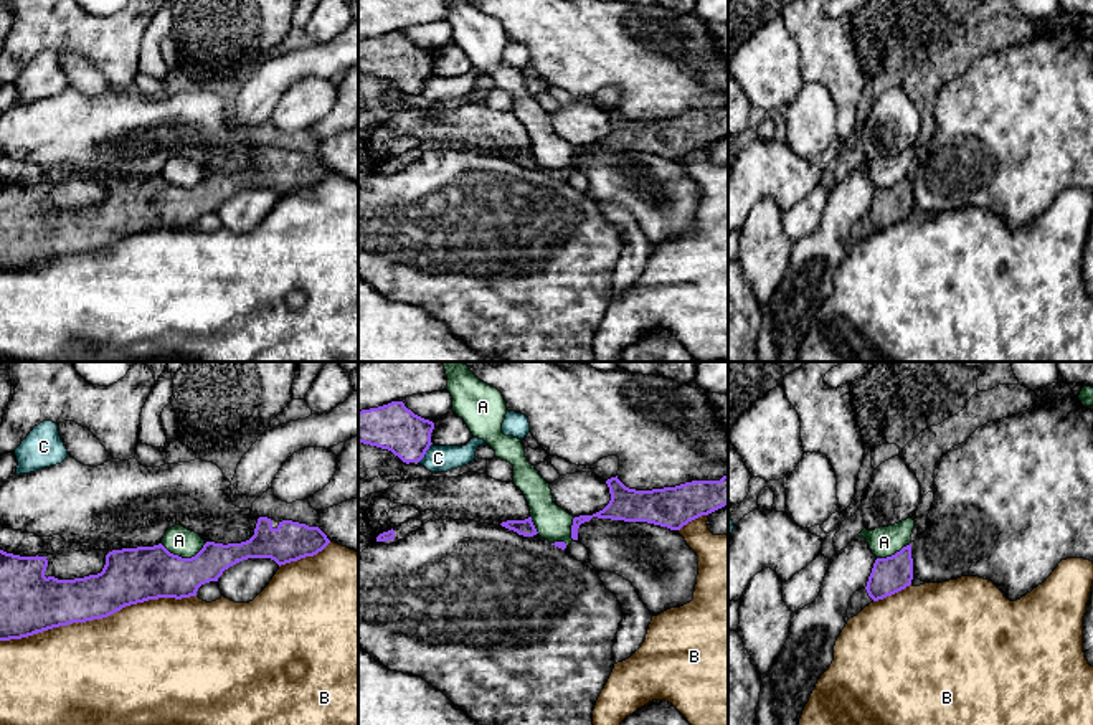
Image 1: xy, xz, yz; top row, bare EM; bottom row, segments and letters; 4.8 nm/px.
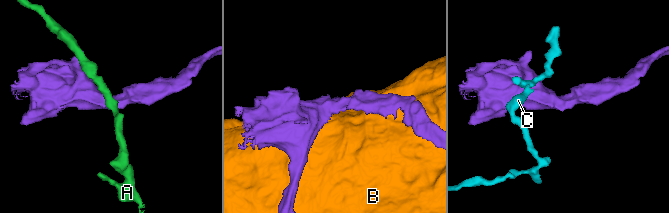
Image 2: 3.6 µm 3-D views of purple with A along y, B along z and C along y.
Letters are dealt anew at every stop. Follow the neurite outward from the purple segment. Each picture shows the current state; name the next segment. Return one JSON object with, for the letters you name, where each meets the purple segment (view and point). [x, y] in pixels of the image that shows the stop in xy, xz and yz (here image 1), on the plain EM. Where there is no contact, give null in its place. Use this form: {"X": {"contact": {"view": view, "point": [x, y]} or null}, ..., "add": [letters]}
{"add": []}

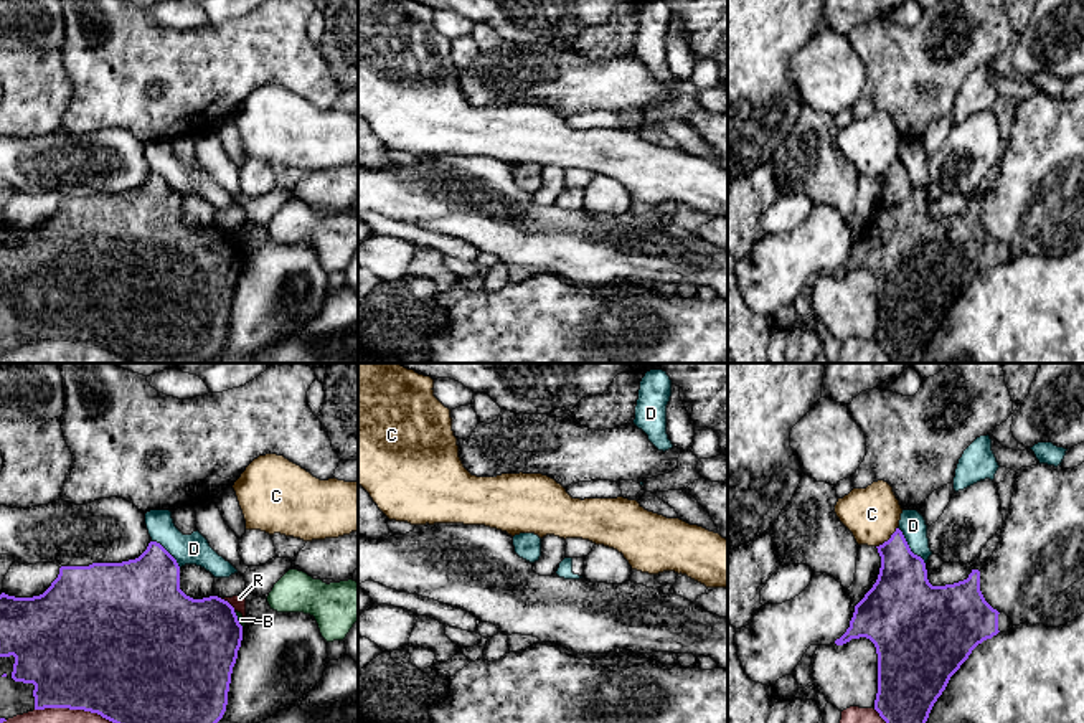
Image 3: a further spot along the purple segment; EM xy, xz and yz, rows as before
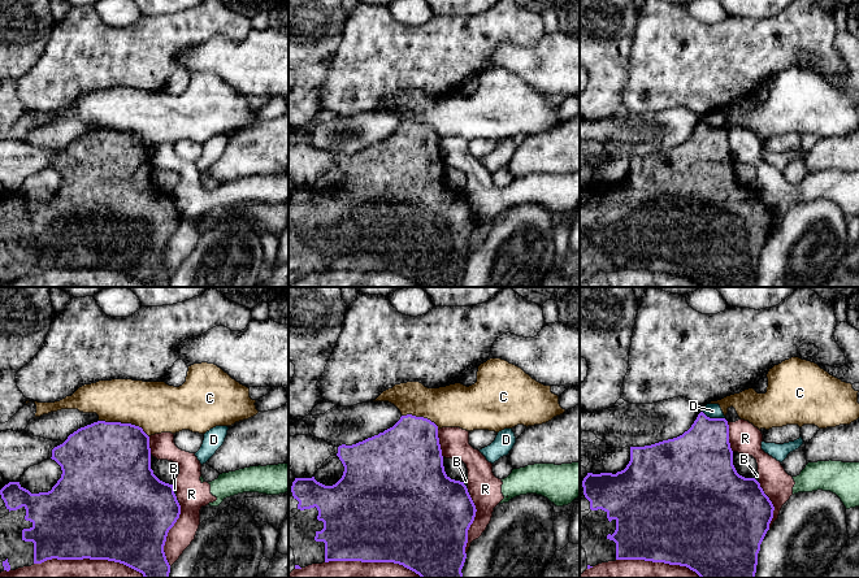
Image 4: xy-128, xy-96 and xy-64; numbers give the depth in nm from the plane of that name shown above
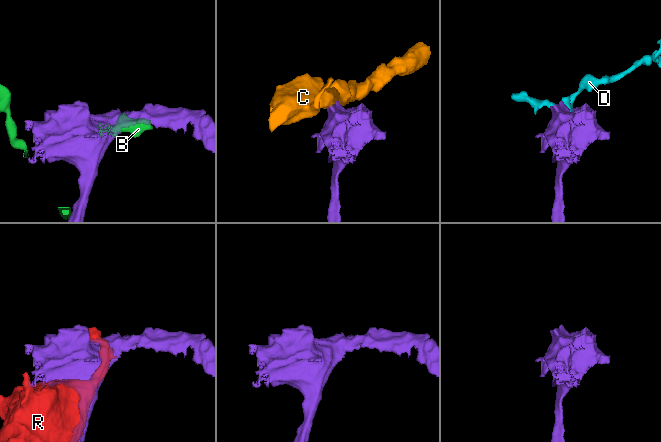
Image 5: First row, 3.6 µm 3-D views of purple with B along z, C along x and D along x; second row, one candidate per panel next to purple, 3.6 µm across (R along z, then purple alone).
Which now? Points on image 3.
{"add": []}

